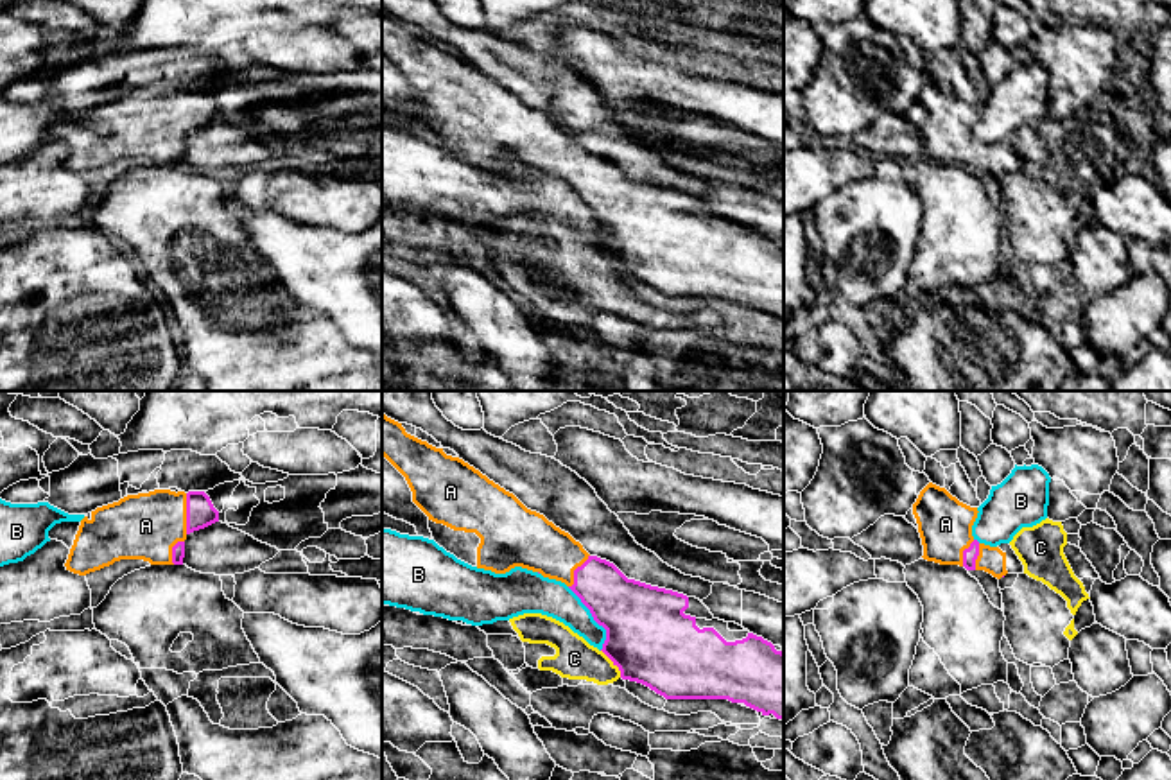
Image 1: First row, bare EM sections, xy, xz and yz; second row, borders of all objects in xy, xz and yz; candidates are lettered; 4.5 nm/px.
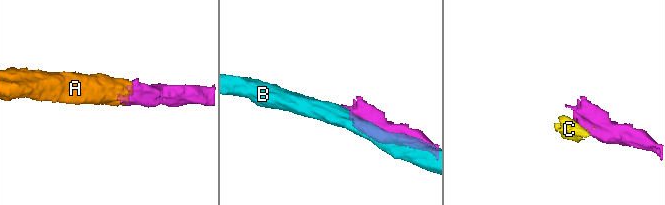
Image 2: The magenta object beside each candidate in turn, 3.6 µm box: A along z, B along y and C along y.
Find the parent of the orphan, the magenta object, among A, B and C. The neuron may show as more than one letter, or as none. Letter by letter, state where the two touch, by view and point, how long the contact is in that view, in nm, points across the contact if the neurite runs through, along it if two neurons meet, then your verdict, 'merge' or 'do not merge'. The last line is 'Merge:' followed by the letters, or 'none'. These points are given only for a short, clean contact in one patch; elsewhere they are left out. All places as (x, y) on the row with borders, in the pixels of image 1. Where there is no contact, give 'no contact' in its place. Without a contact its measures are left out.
A: xy (187, 513) | 180 nm | merge
B: xz (594, 619) | 320 nm | do not merge
C: xz (614, 664) | 160 nm | along xz (601, 650), (621, 676) | do not merge
Merge: A

